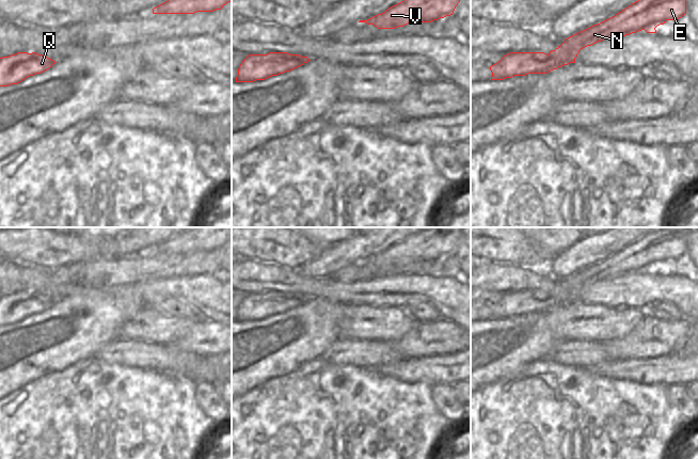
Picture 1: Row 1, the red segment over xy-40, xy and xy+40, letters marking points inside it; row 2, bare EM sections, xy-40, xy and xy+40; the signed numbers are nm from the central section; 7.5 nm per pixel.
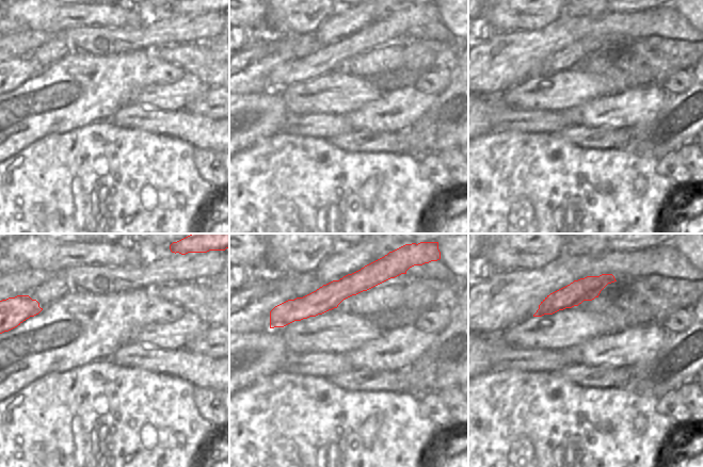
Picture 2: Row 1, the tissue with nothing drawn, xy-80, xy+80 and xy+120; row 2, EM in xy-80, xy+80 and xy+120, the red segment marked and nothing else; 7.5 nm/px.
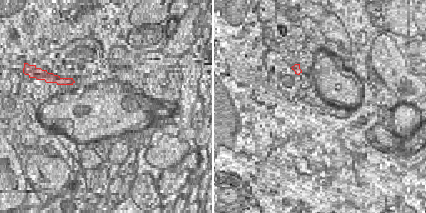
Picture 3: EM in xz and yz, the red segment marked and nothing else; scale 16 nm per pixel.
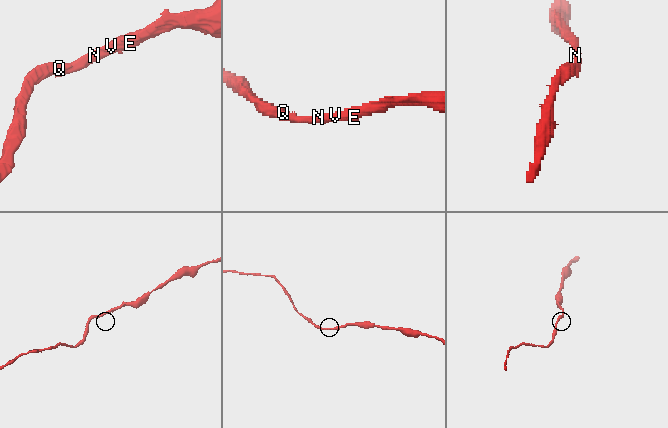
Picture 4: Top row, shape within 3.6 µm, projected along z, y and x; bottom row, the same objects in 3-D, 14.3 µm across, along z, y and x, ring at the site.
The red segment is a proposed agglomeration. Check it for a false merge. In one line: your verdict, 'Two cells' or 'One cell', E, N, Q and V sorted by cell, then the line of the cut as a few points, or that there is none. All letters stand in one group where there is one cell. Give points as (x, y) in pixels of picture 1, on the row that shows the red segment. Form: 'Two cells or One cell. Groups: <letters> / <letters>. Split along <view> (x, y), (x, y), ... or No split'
One cell. Groups: E N Q V. No split

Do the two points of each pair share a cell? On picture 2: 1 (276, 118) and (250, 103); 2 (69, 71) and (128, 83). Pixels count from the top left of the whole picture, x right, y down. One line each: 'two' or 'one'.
1: one
2: one

